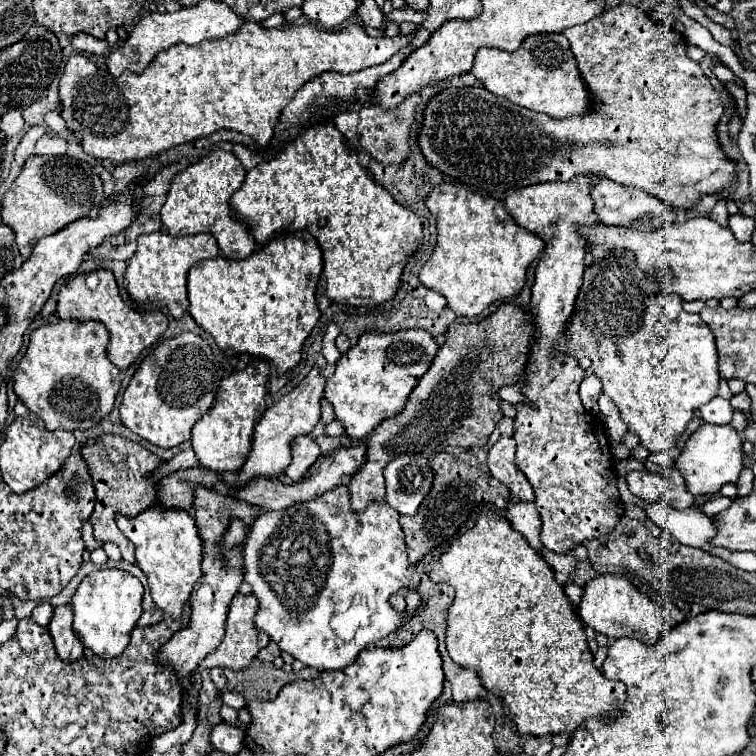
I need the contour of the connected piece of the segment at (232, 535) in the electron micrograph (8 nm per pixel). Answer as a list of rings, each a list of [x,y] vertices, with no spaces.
[[[231,520],[229,530],[223,536],[223,548],[233,548],[233,546],[241,544],[245,540],[245,536],[247,536],[245,524],[241,520]]]

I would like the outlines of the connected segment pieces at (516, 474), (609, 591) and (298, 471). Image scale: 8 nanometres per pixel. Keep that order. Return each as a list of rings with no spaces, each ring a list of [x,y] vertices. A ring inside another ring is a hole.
[[[501,436],[499,442],[495,442],[489,448],[487,466],[491,470],[491,476],[497,478],[499,482],[503,482],[511,490],[511,494],[515,494],[517,498],[527,500],[527,502],[531,502],[535,498],[529,480],[515,464],[515,440],[513,438]]]
[[[601,574],[585,584],[577,614],[587,626],[599,634],[605,634],[607,638],[629,636],[651,646],[665,634],[665,612],[655,602],[651,602],[649,596],[641,594],[629,580],[615,574]]]
[[[297,436],[291,440],[291,464],[285,468],[285,474],[293,480],[299,482],[309,466],[319,458],[319,446],[311,436]]]

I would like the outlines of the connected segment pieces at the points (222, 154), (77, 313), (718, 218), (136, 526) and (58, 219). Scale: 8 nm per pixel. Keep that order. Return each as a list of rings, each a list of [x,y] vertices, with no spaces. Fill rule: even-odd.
[[[223,148],[209,152],[205,158],[189,164],[173,178],[171,190],[167,192],[167,200],[161,208],[163,228],[171,236],[191,236],[201,232],[213,234],[219,242],[221,254],[231,260],[243,260],[251,256],[257,248],[257,242],[253,240],[251,232],[231,216],[229,208],[229,198],[241,188],[243,180],[245,170],[233,152]]]
[[[95,270],[89,274],[79,274],[61,286],[57,300],[57,314],[61,318],[73,320],[99,320],[109,330],[109,360],[119,368],[127,370],[143,350],[157,344],[167,330],[167,318],[161,310],[153,312],[135,312],[119,296],[119,288],[111,270]]]
[[[723,198],[715,204],[715,208],[713,208],[713,212],[711,212],[711,216],[709,216],[709,218],[711,218],[711,220],[715,220],[717,224],[721,224],[721,226],[727,226],[729,212],[727,212],[727,206],[725,206],[725,200],[723,200]]]
[[[151,506],[135,518],[119,514],[115,518],[119,530],[133,542],[137,566],[147,576],[155,606],[159,606],[169,618],[181,620],[183,604],[189,600],[193,586],[201,578],[201,554],[203,540],[195,526],[195,518],[181,508]]]
[[[31,156],[3,198],[1,220],[17,234],[19,252],[27,260],[39,238],[55,234],[67,224],[87,216],[101,200],[105,200],[103,182],[87,162],[71,156]]]

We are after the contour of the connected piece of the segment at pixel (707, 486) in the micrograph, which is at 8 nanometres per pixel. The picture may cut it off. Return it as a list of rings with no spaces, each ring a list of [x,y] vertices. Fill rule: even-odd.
[[[701,424],[697,432],[689,436],[685,442],[679,458],[677,458],[677,470],[681,472],[687,490],[699,498],[705,494],[715,494],[721,490],[727,482],[737,482],[739,472],[743,470],[743,450],[741,450],[741,436],[727,424]]]

